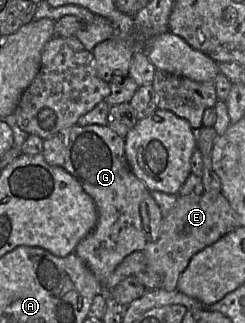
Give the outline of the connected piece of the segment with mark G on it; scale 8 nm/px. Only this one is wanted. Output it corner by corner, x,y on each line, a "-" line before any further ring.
108,125
72,126
44,139
42,154
46,162
64,168
93,198
98,221
75,249
102,286
125,257
143,251
147,238
140,214
141,201
149,195
146,185
133,173
125,155
125,140

